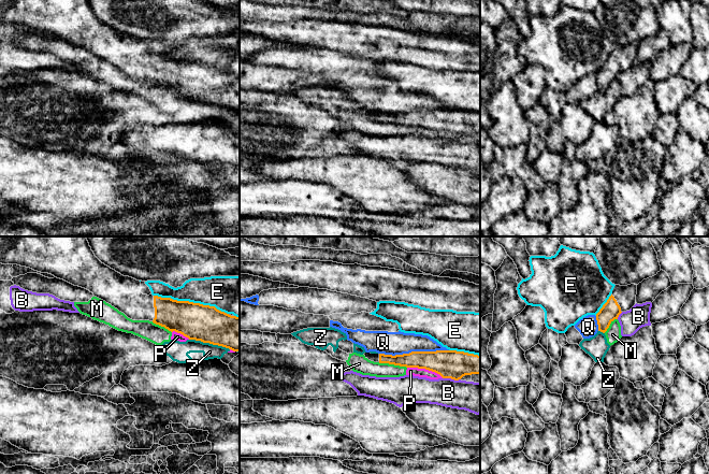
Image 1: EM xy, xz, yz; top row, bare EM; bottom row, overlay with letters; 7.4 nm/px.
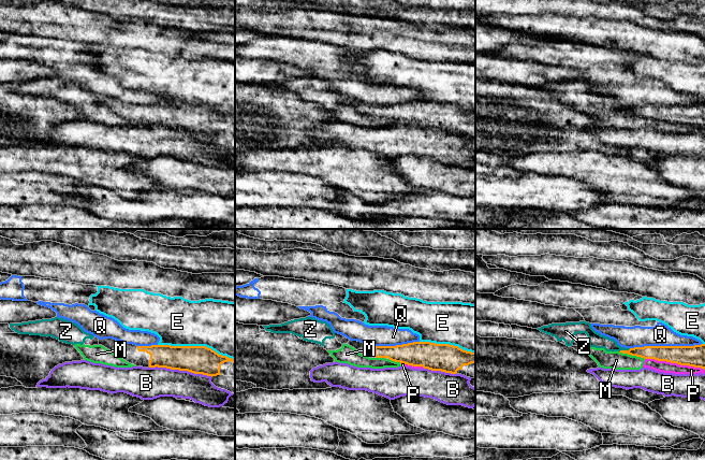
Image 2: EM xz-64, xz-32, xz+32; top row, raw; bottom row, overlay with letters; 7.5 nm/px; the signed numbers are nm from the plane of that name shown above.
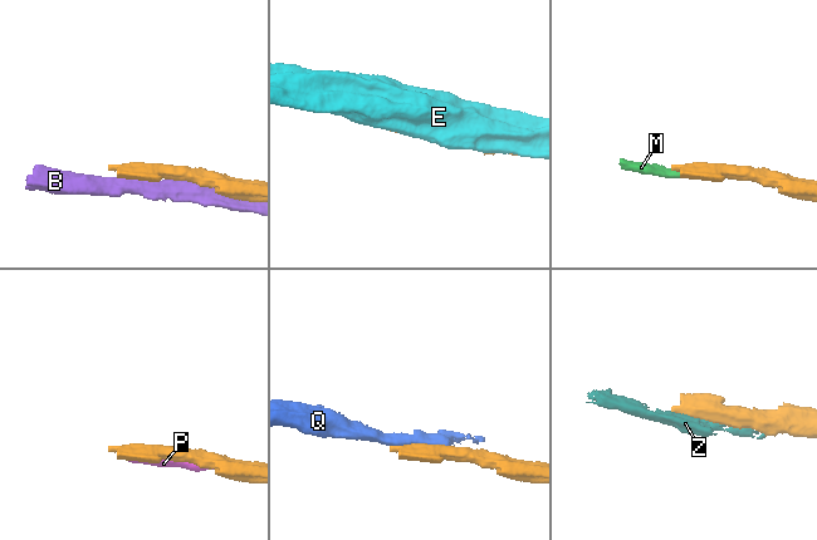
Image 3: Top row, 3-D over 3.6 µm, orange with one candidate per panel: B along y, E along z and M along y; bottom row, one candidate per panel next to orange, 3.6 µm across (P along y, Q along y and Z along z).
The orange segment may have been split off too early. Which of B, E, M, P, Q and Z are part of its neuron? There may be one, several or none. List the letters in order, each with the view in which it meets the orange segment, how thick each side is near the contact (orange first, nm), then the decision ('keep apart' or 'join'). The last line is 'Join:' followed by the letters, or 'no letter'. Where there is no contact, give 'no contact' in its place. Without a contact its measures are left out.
B: contact in xz; calibres 220 and 240 nm; keep apart
E: contact in xy; calibres 280 and 240 nm; keep apart
M: contact in xz; calibres 130 and 140 nm; keep apart
P: contact in xz; calibres 220 and 60 nm; keep apart
Q: contact in xz; calibres 190 and 180 nm; keep apart
Z: contact in xy; calibres 280 and 150 nm; keep apart
Join: no letter

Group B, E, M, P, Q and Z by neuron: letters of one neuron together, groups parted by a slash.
B / E / M P Z / Q

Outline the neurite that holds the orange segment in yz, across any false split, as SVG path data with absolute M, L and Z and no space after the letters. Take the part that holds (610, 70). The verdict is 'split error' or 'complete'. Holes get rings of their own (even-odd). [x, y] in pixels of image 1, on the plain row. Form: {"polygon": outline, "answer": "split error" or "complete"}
{"polygon": "M616 44L611 55L596 73L598 90L605 92L610 83L622 71L630 70L636 63L637 44Z", "answer": "split error"}

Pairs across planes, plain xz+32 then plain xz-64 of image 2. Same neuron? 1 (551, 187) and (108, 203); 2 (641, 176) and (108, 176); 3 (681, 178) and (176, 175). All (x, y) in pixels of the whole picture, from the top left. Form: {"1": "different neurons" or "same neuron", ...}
{"1": "different neurons", "2": "same neuron", "3": "same neuron"}

